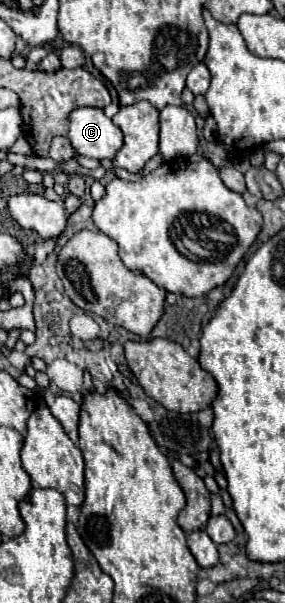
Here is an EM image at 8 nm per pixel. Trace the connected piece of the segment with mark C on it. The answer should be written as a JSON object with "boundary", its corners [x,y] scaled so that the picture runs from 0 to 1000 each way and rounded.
{"boundary":[[[274,177],[246,187],[239,231],[253,244],[316,264],[393,264],[428,244],[428,217],[337,177]]]}

